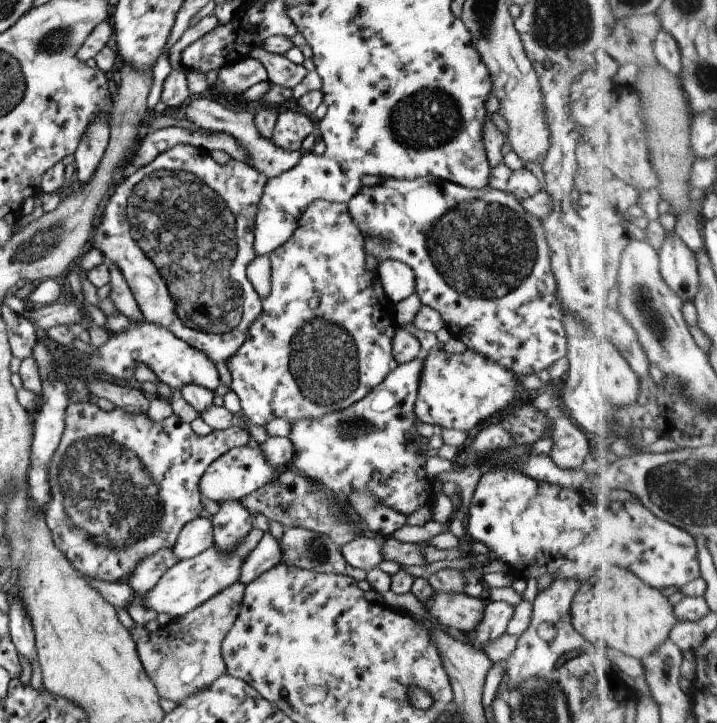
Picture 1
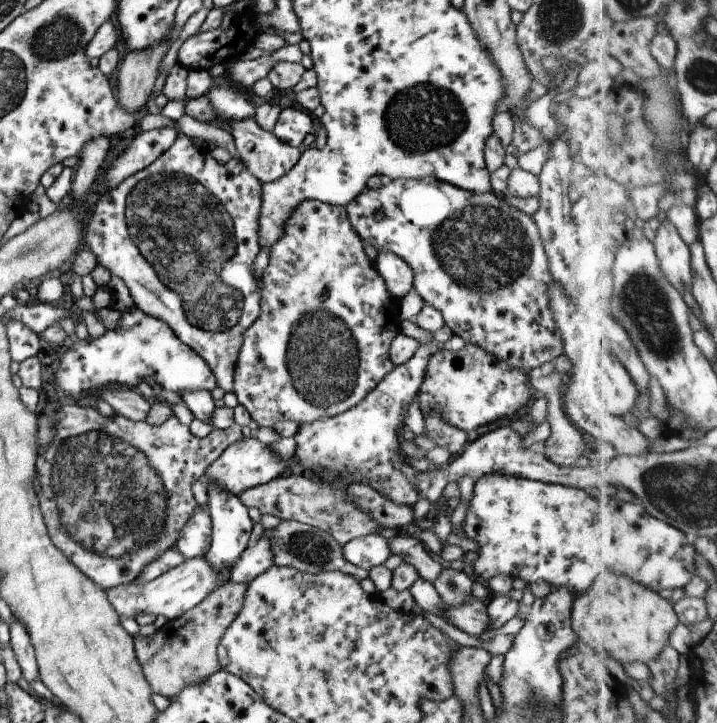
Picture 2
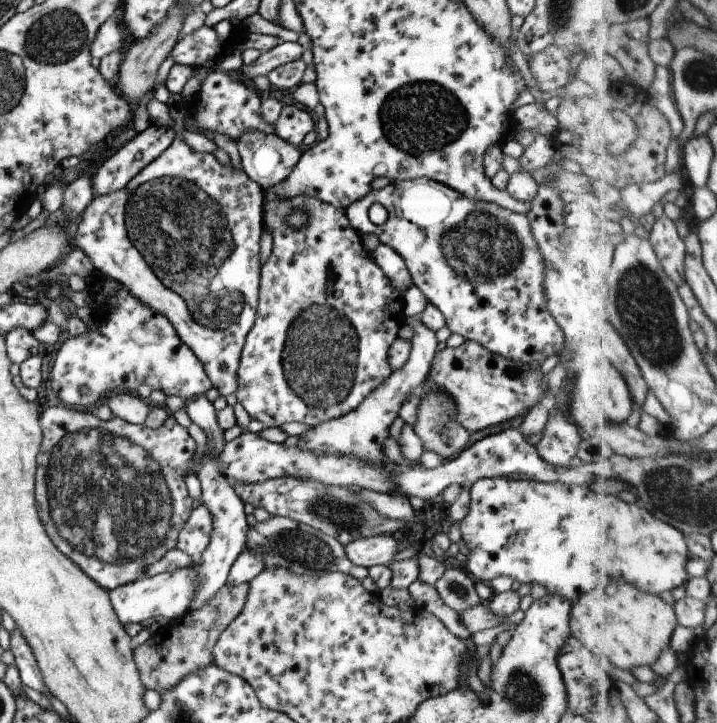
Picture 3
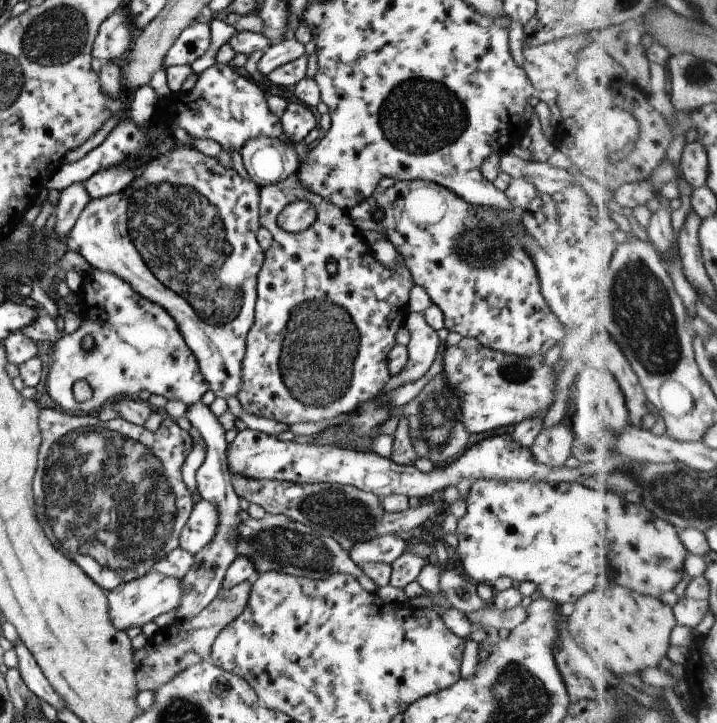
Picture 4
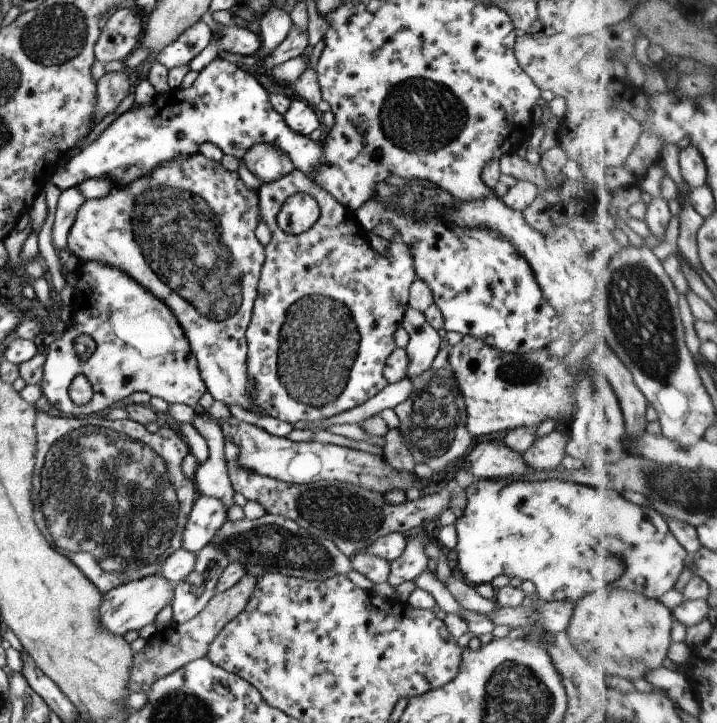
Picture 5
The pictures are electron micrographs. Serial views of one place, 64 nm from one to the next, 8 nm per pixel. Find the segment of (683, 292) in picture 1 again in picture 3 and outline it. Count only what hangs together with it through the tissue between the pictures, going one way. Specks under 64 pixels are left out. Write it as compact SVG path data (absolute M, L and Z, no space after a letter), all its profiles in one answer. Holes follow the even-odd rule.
M662 214L655 219L648 237L664 264L668 276L678 286L686 284L687 282L684 278L686 247L684 240L679 235L675 222Z

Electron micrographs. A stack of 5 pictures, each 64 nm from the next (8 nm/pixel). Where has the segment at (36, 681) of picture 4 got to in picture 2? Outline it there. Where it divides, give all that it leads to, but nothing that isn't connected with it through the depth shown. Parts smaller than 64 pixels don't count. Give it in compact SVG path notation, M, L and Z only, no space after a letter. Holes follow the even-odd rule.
M13 616L12 623L9 625L8 646L11 648L23 680L30 683L37 679L38 669L32 645L22 625Z

